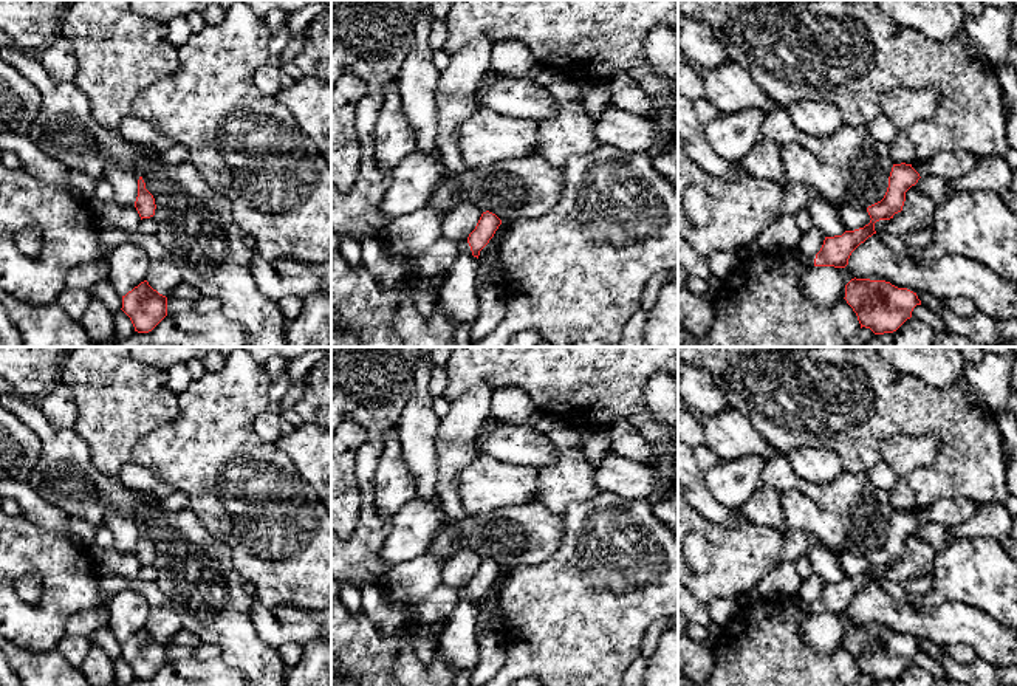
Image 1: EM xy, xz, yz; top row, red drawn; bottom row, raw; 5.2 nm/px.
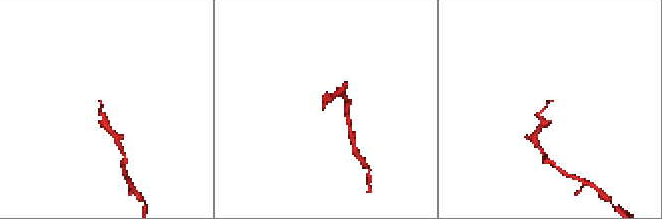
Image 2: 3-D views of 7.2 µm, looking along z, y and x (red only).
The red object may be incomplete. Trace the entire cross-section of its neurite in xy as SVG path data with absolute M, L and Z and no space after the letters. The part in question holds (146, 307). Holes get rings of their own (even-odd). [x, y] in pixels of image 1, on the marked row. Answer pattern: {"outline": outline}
{"outline": "M144 280L122 296L121 310L130 317L135 331L149 333L167 316L167 297Z"}

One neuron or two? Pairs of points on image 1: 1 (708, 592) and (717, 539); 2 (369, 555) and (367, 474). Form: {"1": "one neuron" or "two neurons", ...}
{"1": "one neuron", "2": "one neuron"}

